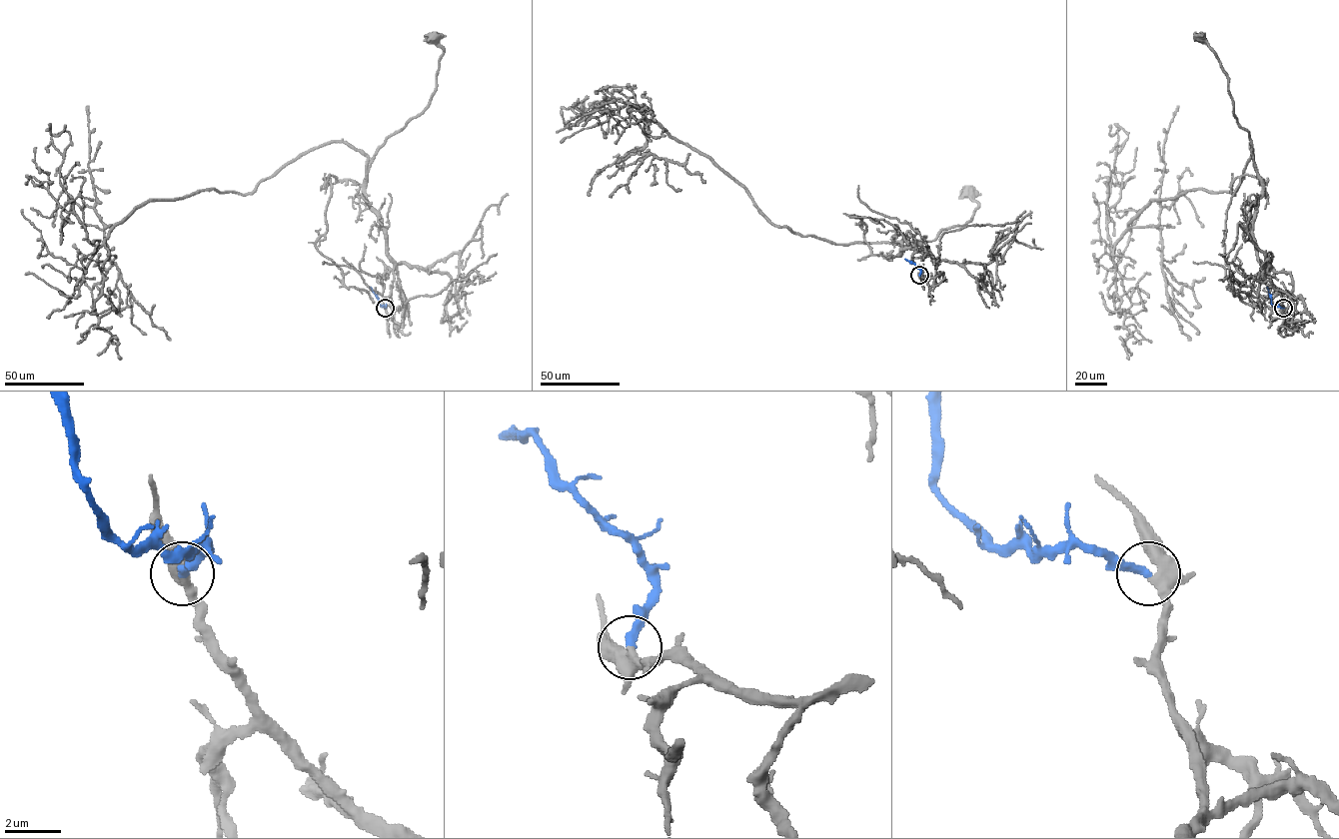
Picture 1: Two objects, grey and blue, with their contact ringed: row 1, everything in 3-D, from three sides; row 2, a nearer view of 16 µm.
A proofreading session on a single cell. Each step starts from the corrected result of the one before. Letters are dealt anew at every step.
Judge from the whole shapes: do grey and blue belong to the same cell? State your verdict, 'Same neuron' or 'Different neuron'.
Same neuron

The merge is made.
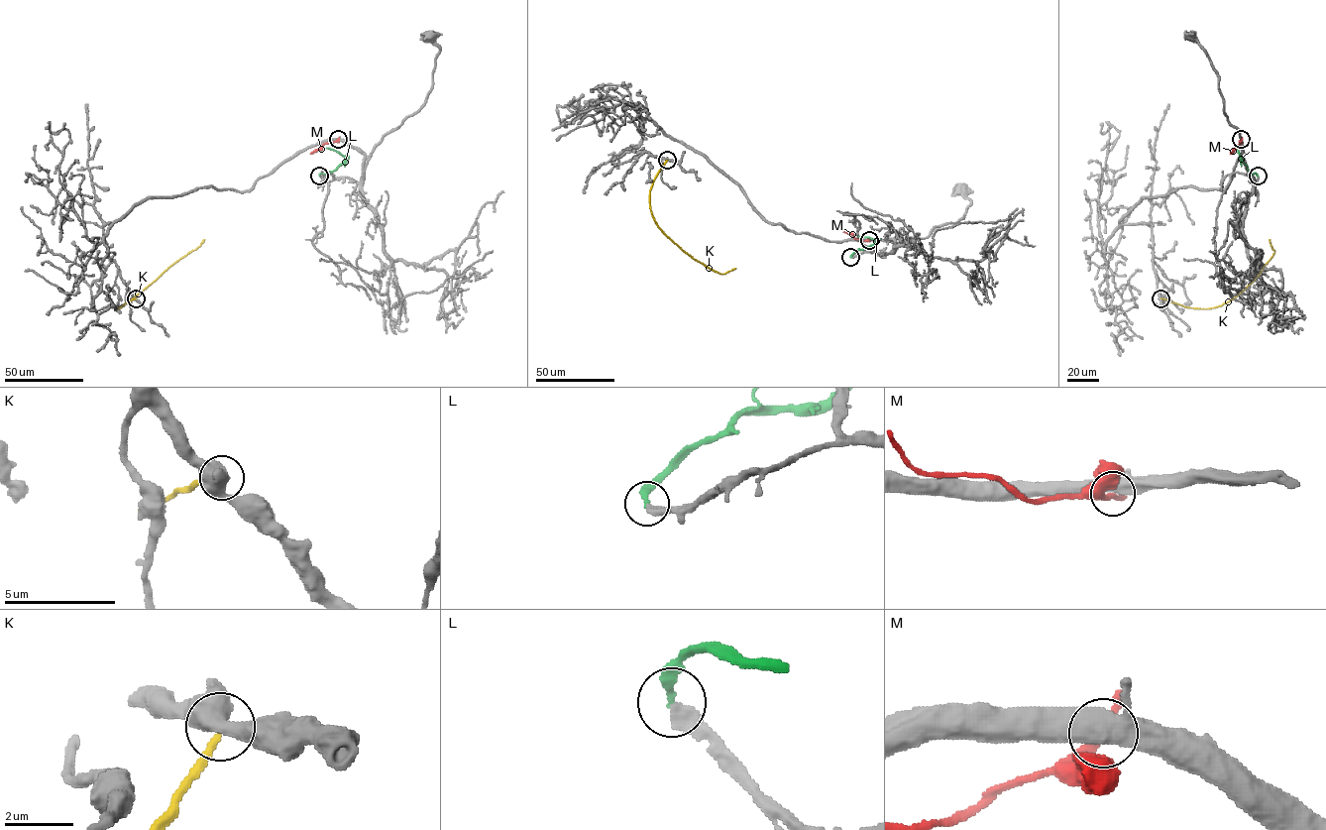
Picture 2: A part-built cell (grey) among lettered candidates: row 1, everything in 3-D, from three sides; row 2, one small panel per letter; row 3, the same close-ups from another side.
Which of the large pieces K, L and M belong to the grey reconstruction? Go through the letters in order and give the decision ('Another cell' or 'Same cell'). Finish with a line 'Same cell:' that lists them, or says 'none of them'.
K: Another cell
L: Same cell
M: Another cell
Same cell: L

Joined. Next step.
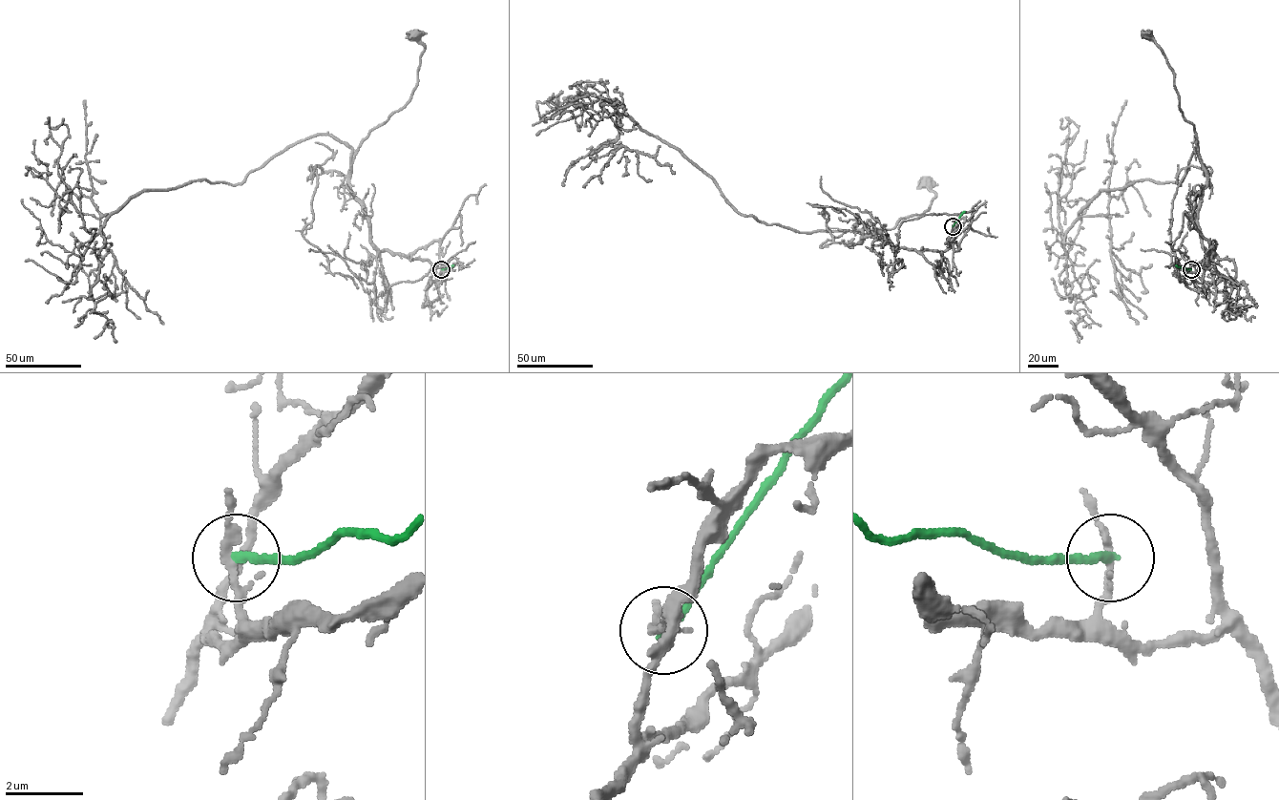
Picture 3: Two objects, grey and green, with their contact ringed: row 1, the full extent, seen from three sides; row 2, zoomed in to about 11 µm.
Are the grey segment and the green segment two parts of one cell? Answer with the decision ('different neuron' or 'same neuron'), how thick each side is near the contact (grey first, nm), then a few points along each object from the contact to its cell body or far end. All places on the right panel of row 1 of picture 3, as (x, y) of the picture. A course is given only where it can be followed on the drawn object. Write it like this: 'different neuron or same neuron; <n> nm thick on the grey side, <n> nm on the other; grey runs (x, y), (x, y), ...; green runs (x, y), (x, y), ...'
different neuron; 150 nm thick on the grey side, 200 nm on the other; grey runs (1191, 269), (1203, 279), (1212, 242), (1216, 255), (1197, 222), (1206, 173), (1173, 71), (1147, 33); green runs (1191, 269), (1176, 265)

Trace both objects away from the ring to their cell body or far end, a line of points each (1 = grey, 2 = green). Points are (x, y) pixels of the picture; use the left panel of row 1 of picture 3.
1: (441, 269), (437, 279), (438, 242), (408, 255), (379, 250), (349, 180), (361, 142), (415, 87), (416, 33)
2: (441, 269), (453, 265)

